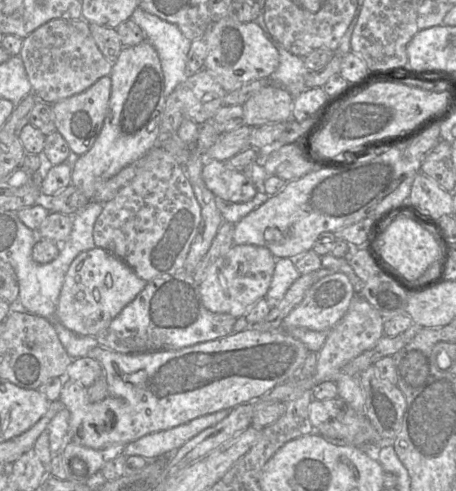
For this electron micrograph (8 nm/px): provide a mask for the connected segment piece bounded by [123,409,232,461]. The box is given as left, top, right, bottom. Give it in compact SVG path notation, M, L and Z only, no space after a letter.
M222 409L171 429L147 434L126 444L123 454L126 457L142 456L148 461L164 458L206 428L219 423L229 415L231 410Z

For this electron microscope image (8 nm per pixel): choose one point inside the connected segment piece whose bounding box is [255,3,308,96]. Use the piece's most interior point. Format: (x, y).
(290, 73)

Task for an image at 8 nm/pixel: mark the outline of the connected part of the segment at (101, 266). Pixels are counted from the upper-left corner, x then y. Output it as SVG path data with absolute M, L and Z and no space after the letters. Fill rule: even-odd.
M95 246L78 254L70 264L58 299L56 319L76 334L95 336L105 329L125 306L134 300L146 283L123 260Z

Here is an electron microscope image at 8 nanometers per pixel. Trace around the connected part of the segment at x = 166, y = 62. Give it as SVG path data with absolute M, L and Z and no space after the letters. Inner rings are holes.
M138 7L131 17L144 32L146 40L155 48L160 58L164 75L165 95L188 78L186 60L191 41L179 28Z

